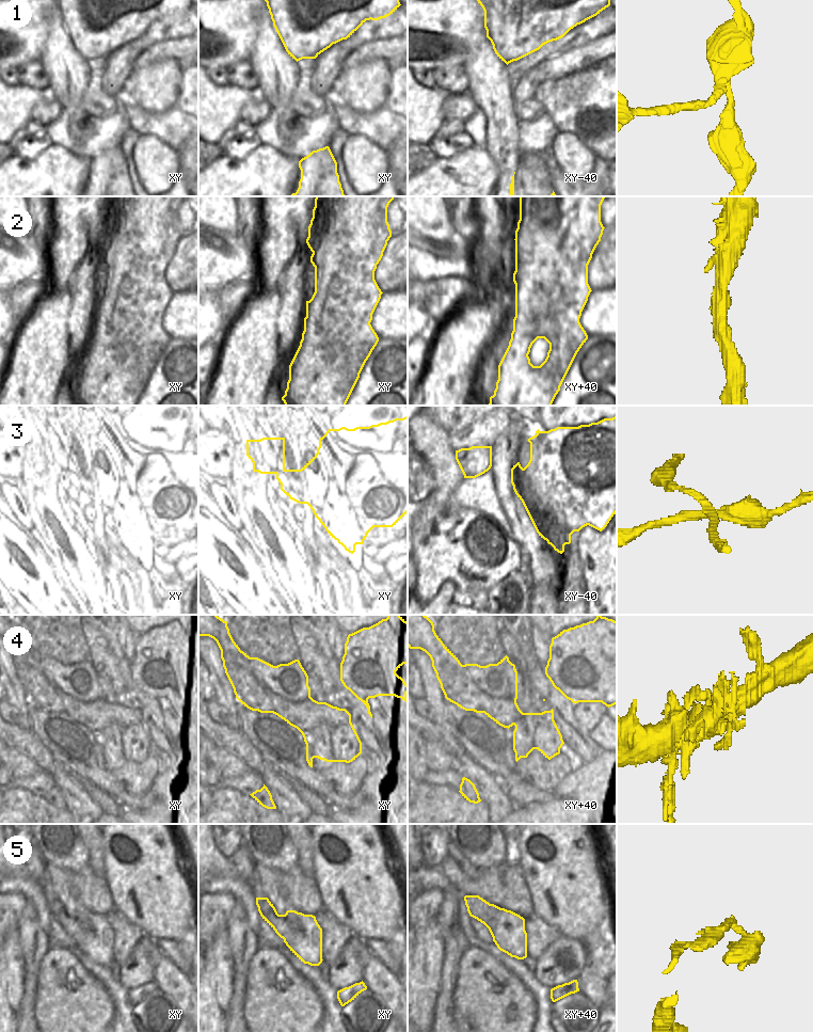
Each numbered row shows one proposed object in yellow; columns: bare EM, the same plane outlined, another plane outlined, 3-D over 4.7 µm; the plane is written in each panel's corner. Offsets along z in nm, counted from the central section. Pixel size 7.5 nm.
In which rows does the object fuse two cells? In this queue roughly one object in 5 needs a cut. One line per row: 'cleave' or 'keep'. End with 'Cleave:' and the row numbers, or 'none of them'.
1: cleave
2: keep
3: cleave
4: keep
5: keep
Cleave: 1, 3

